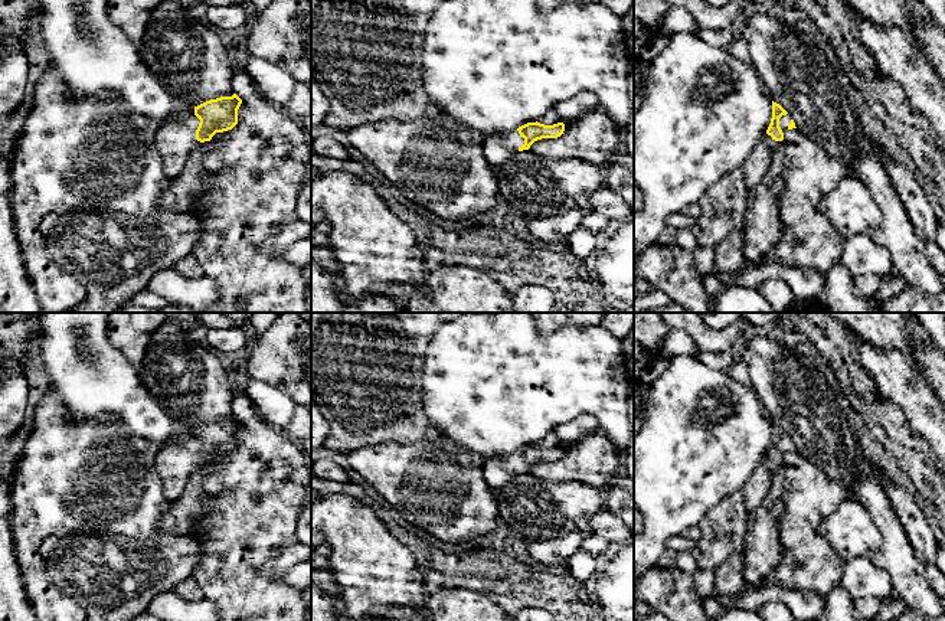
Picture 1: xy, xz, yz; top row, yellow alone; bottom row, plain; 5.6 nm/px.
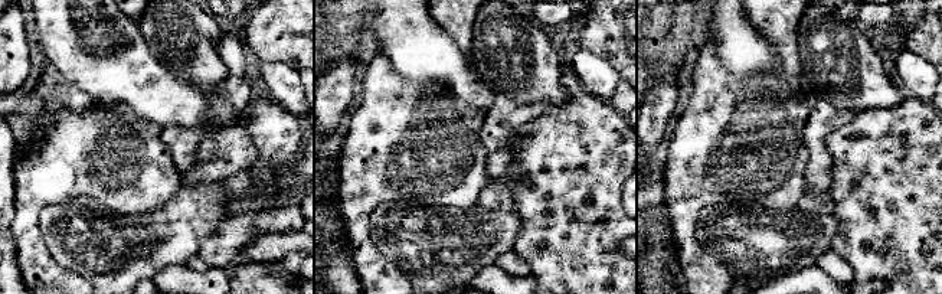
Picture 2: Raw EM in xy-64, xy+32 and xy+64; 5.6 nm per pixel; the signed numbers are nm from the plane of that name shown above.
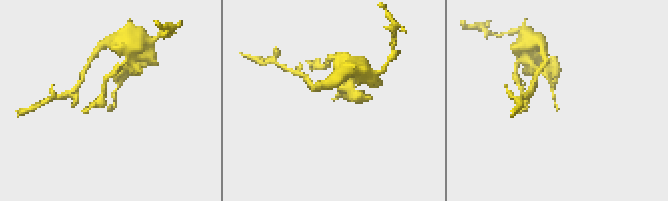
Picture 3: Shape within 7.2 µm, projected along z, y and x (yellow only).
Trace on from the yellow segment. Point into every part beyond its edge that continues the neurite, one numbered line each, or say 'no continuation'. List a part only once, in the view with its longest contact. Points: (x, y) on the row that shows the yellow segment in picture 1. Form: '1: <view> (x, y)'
1: xy (176, 140)

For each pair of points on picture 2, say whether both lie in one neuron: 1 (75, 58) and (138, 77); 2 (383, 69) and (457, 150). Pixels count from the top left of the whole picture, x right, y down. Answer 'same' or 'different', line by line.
1: same
2: same

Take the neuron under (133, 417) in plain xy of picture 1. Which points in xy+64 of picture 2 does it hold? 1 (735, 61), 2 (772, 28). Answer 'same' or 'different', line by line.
1: same
2: different

